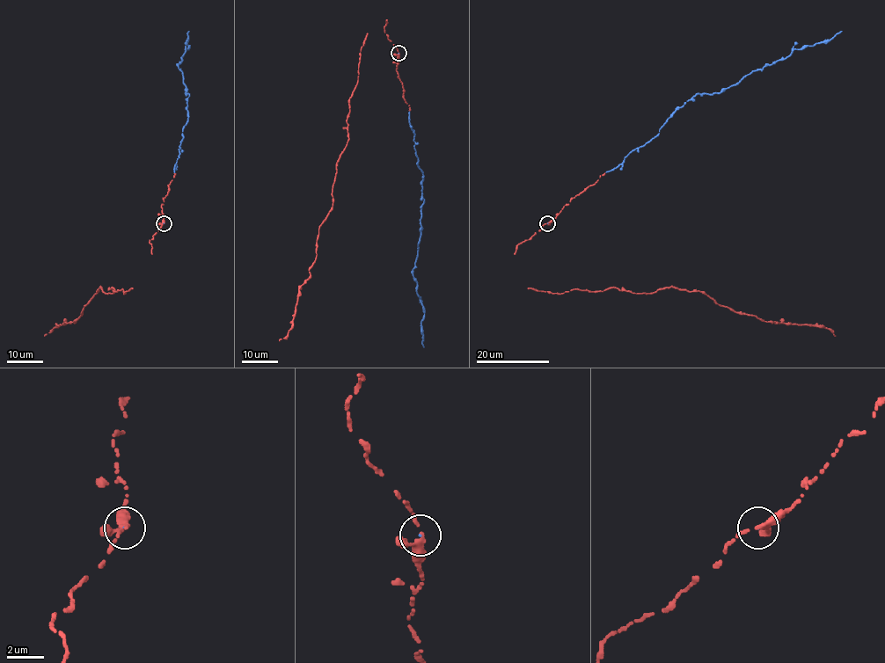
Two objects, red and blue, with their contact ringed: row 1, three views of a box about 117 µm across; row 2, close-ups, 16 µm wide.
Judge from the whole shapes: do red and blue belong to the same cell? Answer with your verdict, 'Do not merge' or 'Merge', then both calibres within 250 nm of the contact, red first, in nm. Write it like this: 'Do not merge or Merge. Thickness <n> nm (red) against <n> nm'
Merge. Thickness 200 nm (red) against 50 nm

